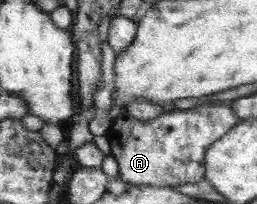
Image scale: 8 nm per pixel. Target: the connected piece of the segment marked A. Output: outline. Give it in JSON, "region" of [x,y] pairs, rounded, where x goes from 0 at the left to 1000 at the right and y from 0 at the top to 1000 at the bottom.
{"region":[[[895,495],[813,500],[751,534],[677,534],[646,525],[634,569],[564,598],[494,554],[463,559],[420,637],[432,755],[451,779],[463,858],[494,902],[525,912],[572,907],[603,917],[669,917],[716,902],[778,897],[798,877],[798,760],[813,721],[872,672],[930,603],[926,569],[895,515]]]}

